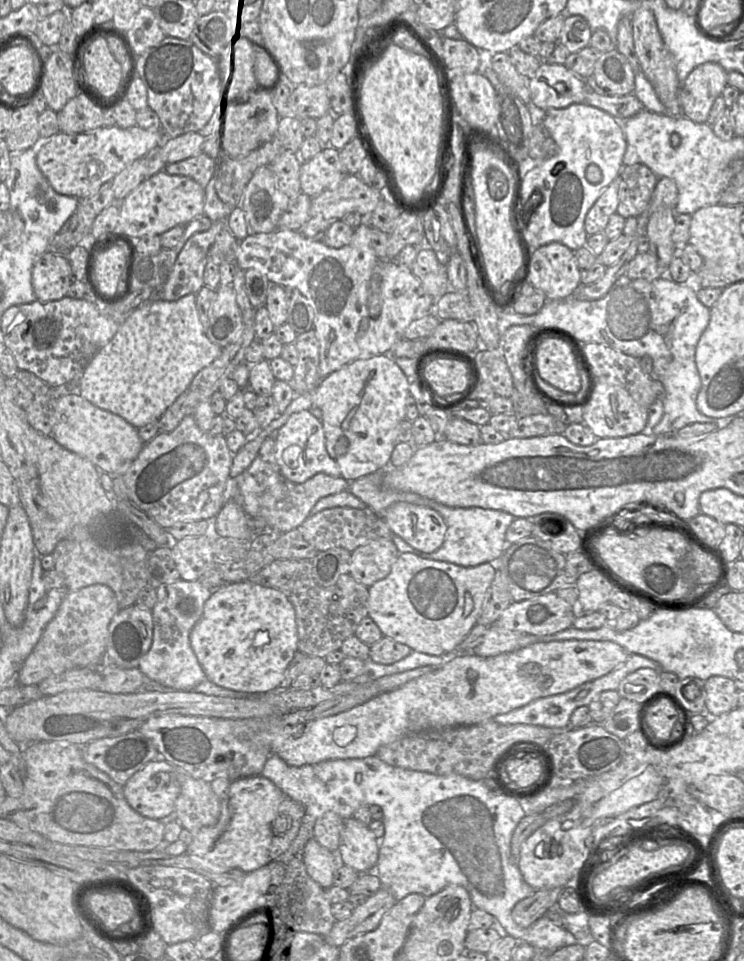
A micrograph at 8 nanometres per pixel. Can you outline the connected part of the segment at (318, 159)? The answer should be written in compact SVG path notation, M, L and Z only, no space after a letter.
M334 148L322 149L311 160L302 163L301 192L310 198L315 197L335 188L347 174L340 162L339 151Z

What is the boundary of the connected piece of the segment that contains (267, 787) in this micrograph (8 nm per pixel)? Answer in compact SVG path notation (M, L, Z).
M261 775L234 780L229 800L221 801L221 813L214 826L192 833L186 854L206 859L220 868L250 873L280 859L295 840L305 809Z

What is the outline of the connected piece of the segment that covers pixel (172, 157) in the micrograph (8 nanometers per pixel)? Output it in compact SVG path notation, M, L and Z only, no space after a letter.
M199 131L188 132L177 137L166 137L162 144L166 164L176 163L203 153L206 137Z

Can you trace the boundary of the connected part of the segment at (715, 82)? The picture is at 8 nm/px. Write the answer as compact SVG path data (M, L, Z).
M708 62L693 69L681 82L679 104L681 115L696 122L708 123L715 100L727 86L728 71Z

